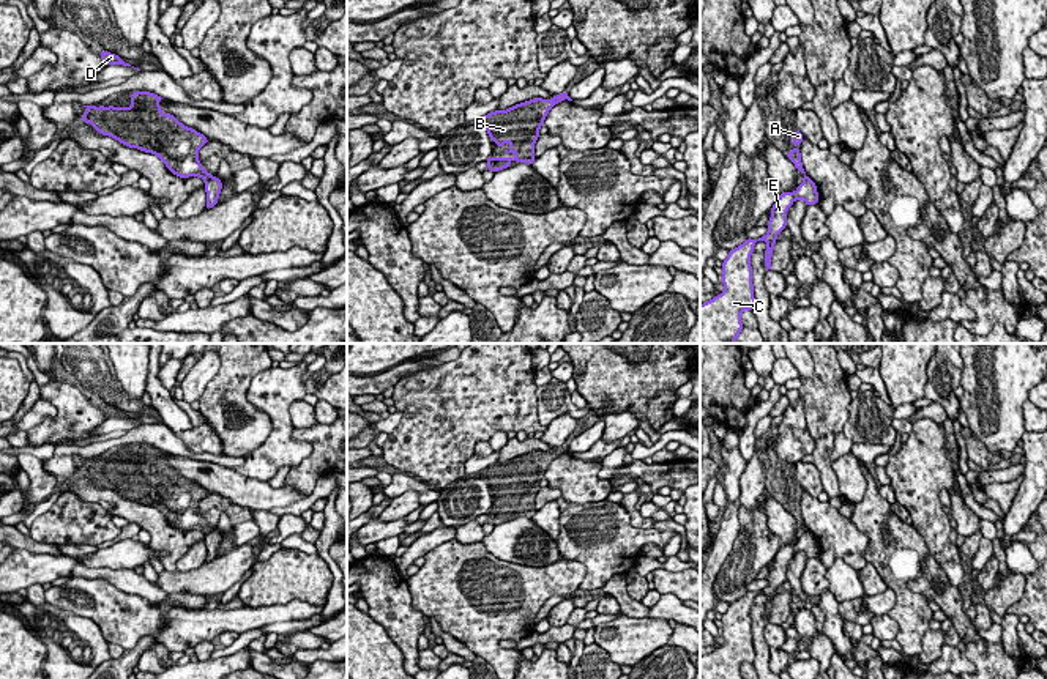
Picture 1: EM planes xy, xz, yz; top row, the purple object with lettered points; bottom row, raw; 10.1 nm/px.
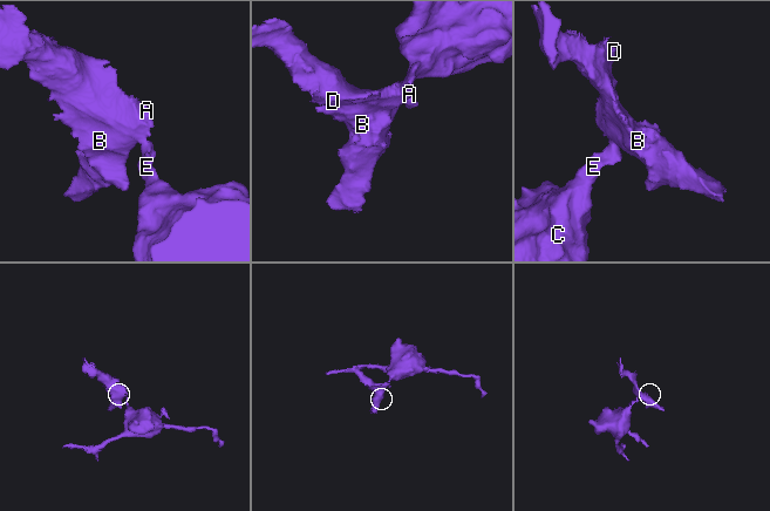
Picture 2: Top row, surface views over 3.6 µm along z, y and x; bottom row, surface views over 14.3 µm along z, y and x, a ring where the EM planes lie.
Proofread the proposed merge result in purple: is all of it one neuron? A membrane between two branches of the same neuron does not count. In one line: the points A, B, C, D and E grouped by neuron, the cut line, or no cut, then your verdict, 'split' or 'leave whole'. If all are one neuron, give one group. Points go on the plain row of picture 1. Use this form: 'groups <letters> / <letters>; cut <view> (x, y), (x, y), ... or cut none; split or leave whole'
groups A B D / C E; cut xy (213, 530), (205, 534); split

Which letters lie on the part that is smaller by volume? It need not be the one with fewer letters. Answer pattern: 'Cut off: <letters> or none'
Cut off: A, B, D

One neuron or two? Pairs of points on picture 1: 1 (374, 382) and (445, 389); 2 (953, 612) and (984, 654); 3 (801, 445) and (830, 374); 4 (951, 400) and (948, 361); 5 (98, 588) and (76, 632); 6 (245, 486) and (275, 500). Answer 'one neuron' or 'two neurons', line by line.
1: two neurons
2: two neurons
3: two neurons
4: one neuron
5: two neurons
6: one neuron

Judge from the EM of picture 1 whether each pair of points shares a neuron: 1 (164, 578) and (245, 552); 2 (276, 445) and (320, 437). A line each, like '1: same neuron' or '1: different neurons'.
1: same neuron
2: different neurons

